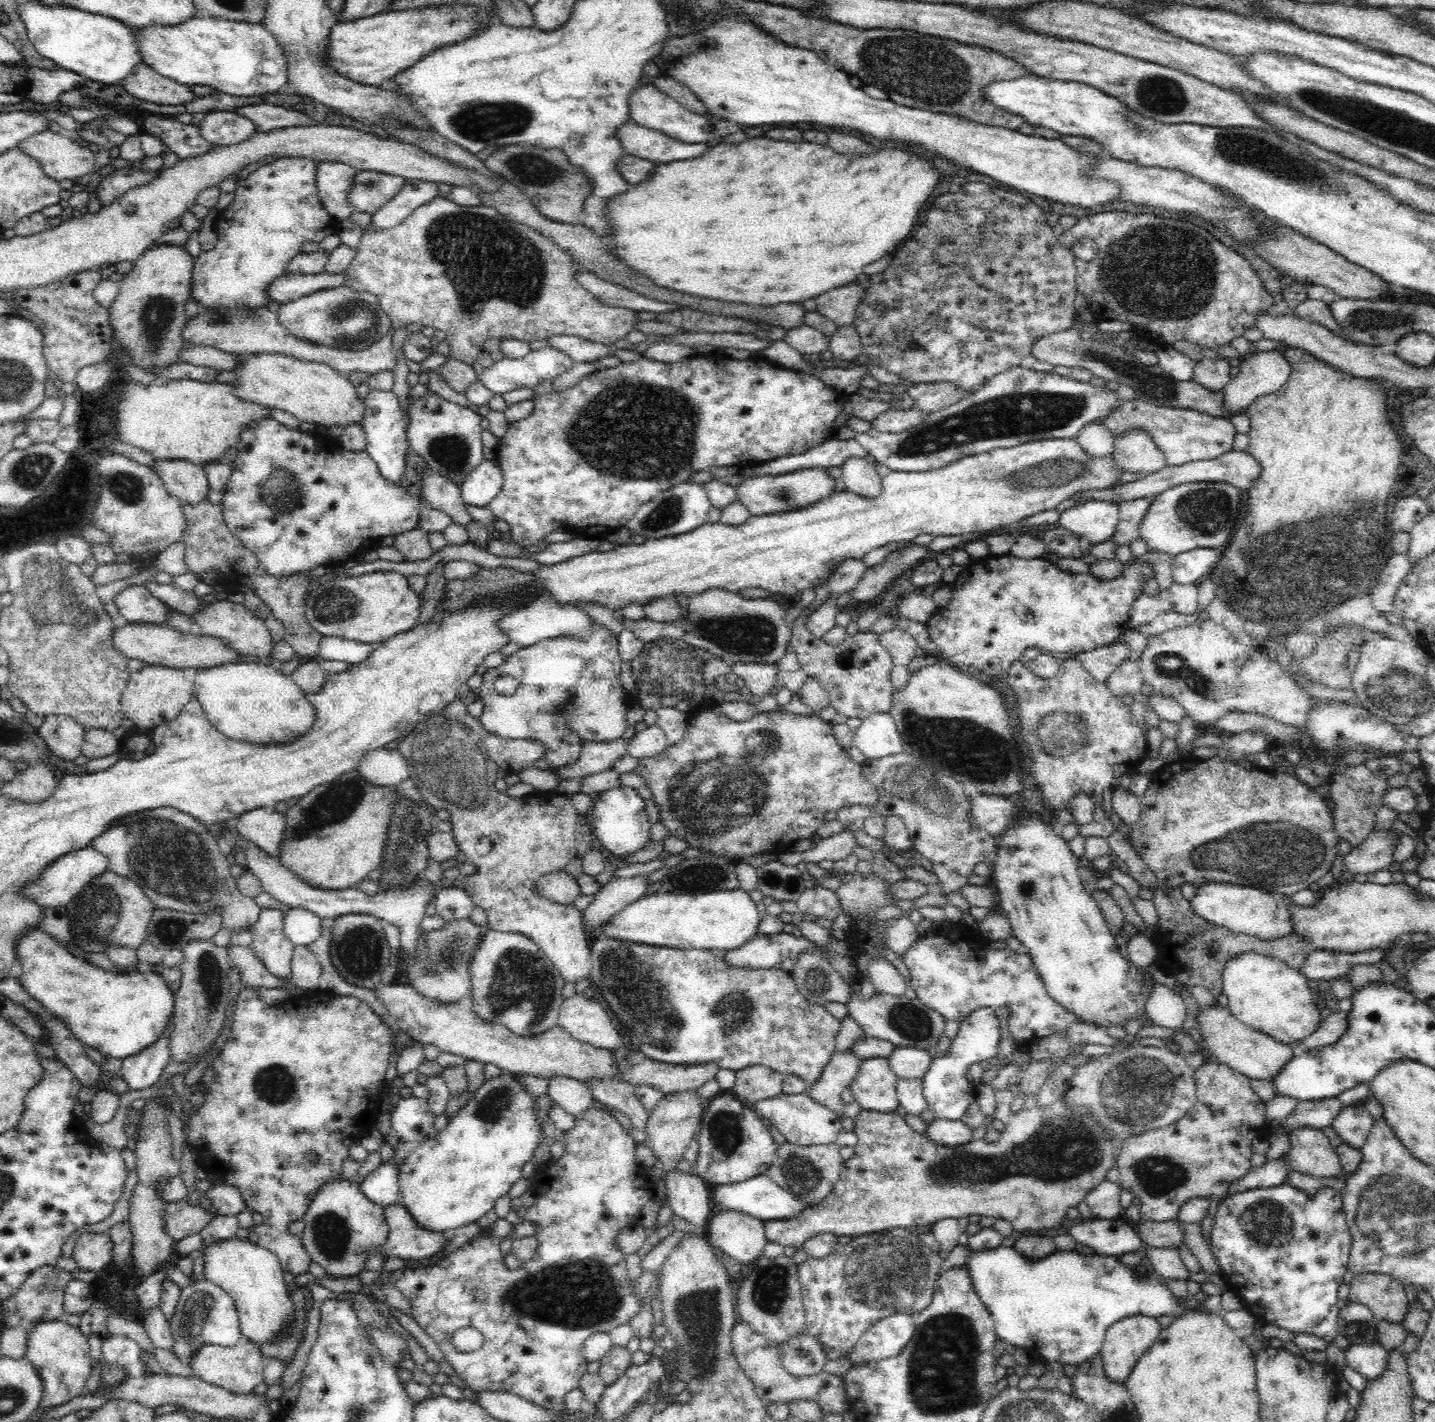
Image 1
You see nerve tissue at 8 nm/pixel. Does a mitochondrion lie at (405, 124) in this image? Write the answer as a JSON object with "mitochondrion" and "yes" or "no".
{"mitochondrion":"no"}

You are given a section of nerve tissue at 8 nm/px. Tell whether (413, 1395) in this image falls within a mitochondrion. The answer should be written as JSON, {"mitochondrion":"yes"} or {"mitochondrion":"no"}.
{"mitochondrion":"no"}

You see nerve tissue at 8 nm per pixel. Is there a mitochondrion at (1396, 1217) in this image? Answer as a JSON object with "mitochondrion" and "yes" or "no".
{"mitochondrion":"yes"}

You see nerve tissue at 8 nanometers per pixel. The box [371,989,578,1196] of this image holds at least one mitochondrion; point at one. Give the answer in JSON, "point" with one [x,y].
{"point":[495,1103]}

